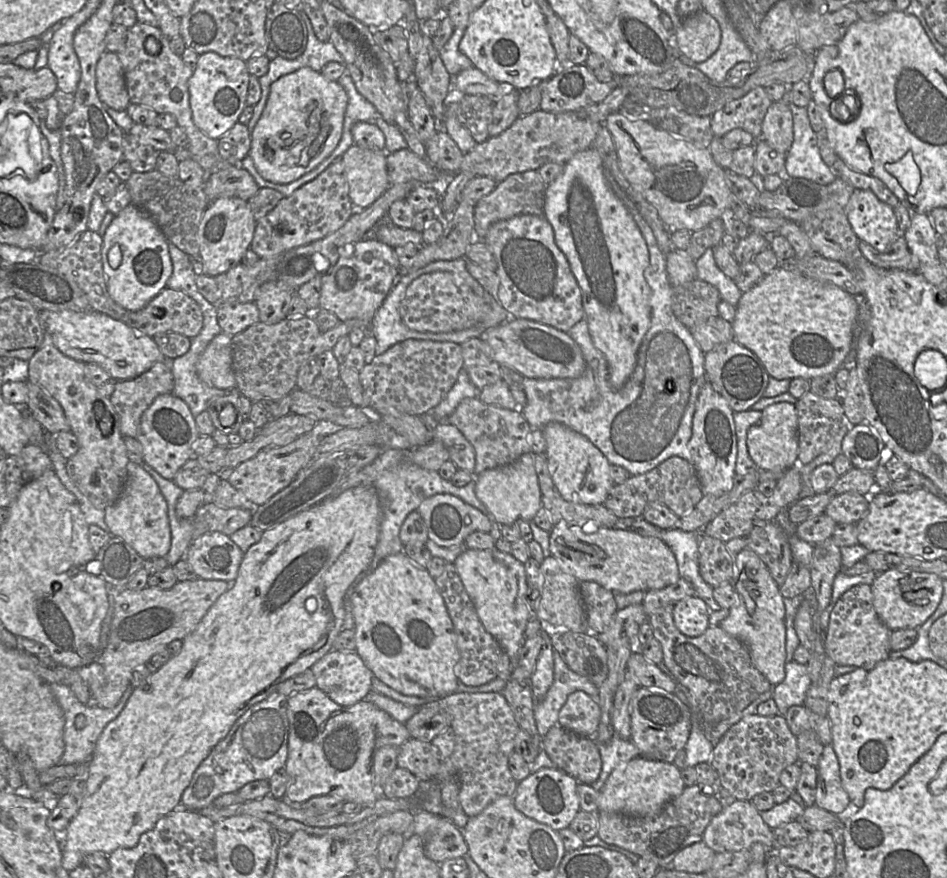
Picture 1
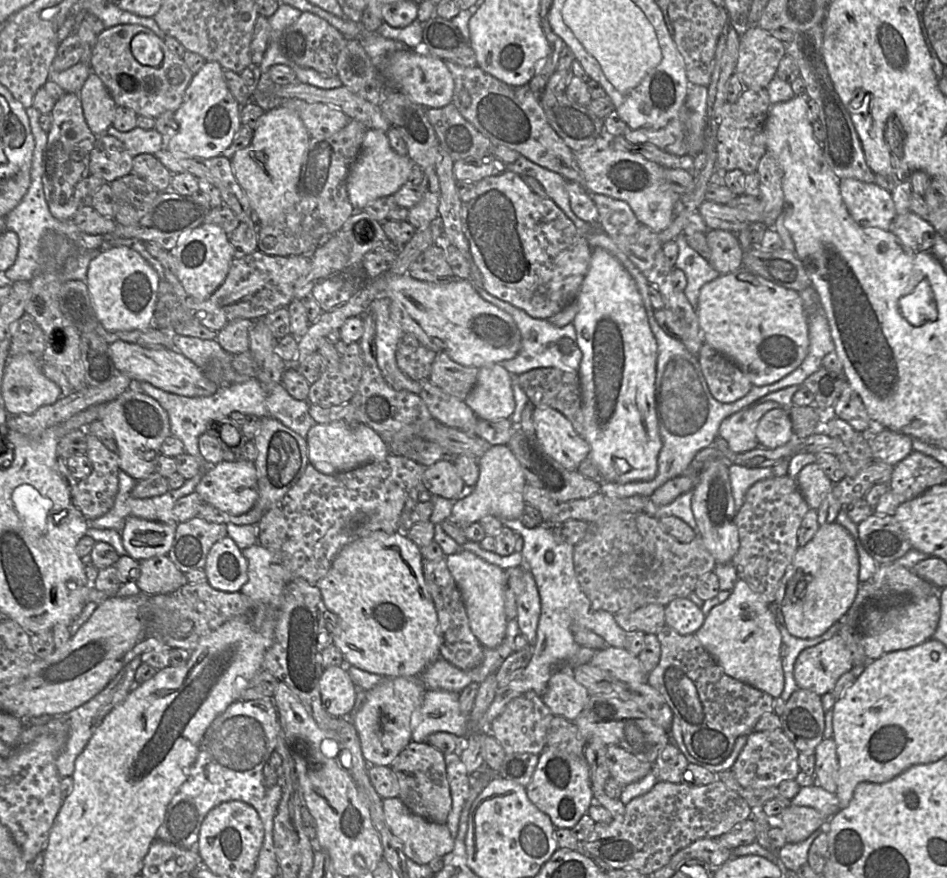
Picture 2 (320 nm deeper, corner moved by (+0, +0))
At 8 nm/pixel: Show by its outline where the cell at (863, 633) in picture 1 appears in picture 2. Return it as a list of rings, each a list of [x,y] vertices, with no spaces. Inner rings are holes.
[[[835,634],[804,649],[795,661],[793,673],[798,688],[822,696],[831,692],[838,679],[853,666],[851,652],[842,638]]]

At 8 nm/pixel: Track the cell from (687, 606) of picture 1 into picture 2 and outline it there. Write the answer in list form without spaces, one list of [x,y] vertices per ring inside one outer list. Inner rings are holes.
[[[676,598],[665,606],[665,623],[681,635],[694,634],[705,620],[701,608],[689,598]]]

